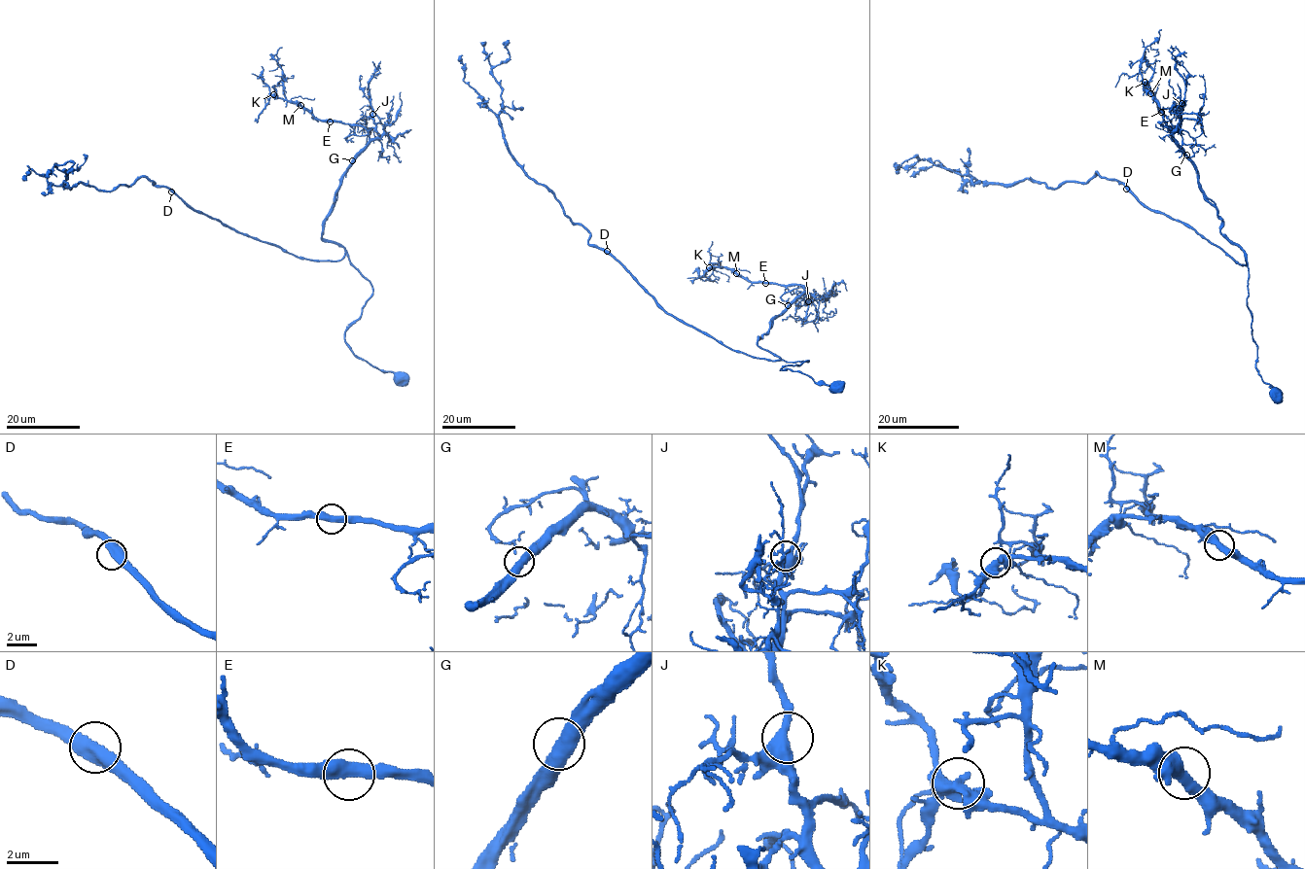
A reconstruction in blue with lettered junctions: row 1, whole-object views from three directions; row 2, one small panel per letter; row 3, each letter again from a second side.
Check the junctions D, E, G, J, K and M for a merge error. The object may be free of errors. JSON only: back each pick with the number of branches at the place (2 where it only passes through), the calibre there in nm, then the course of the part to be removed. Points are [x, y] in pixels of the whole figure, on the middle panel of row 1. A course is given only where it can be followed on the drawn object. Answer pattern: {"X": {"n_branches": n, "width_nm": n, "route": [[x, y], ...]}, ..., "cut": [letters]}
{"cut": []}

